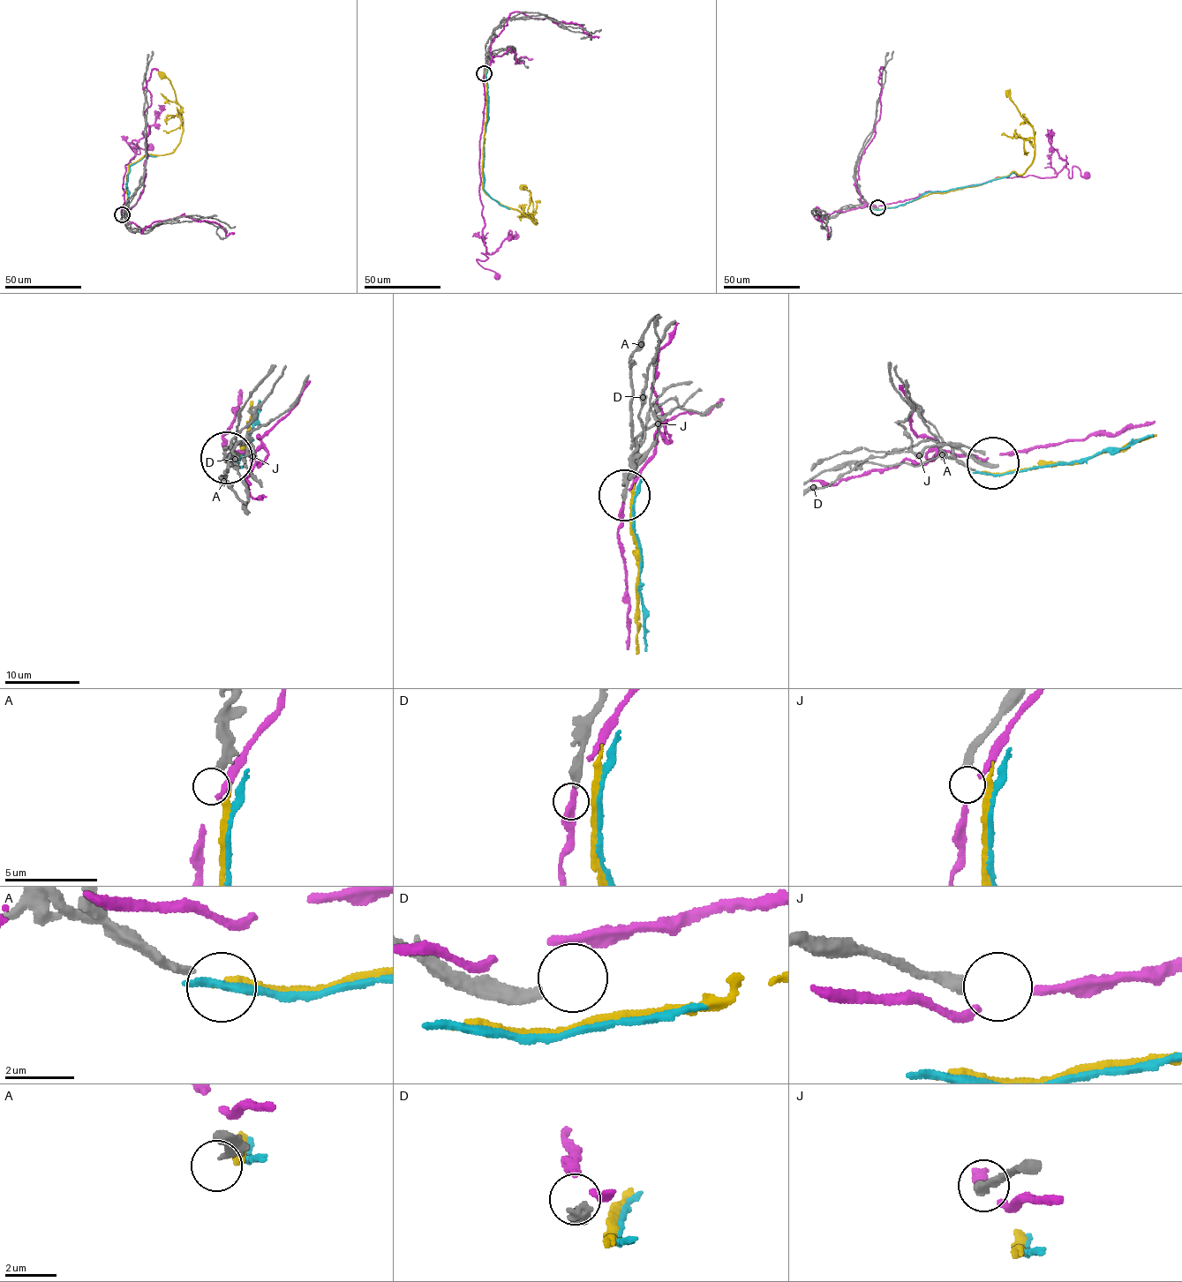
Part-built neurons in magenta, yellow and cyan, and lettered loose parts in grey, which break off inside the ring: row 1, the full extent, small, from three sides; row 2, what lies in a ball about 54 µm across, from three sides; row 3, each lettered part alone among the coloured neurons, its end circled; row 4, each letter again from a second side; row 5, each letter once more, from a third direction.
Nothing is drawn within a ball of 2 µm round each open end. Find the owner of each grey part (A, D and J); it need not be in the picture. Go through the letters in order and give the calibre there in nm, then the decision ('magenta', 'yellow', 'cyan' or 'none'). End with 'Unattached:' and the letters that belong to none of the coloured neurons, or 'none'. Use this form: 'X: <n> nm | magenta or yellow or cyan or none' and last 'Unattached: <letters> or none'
A: 320 nm | yellow
D: 340 nm | none
J: 400 nm | none
Unattached: D, J

